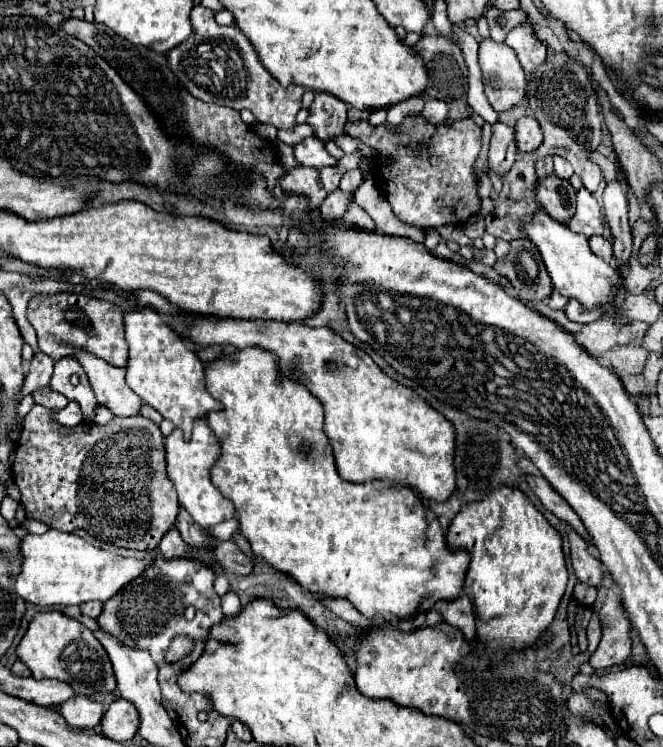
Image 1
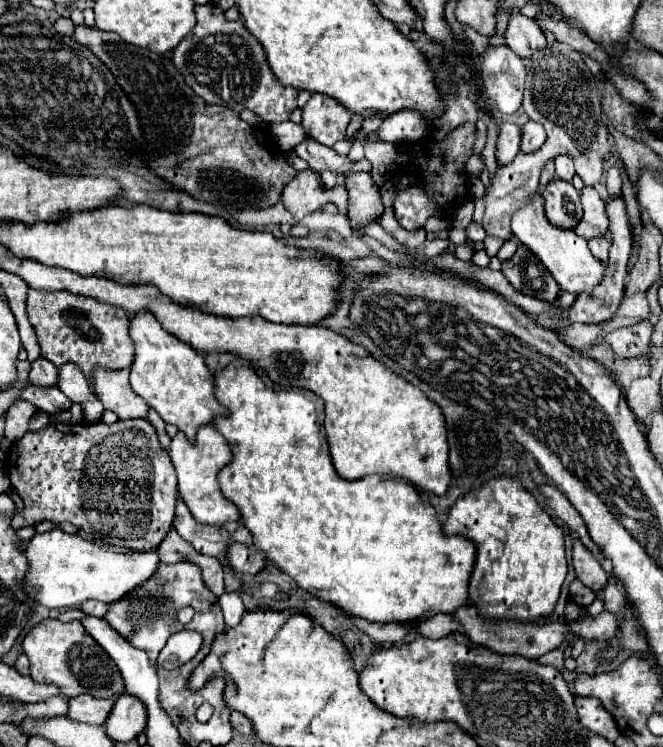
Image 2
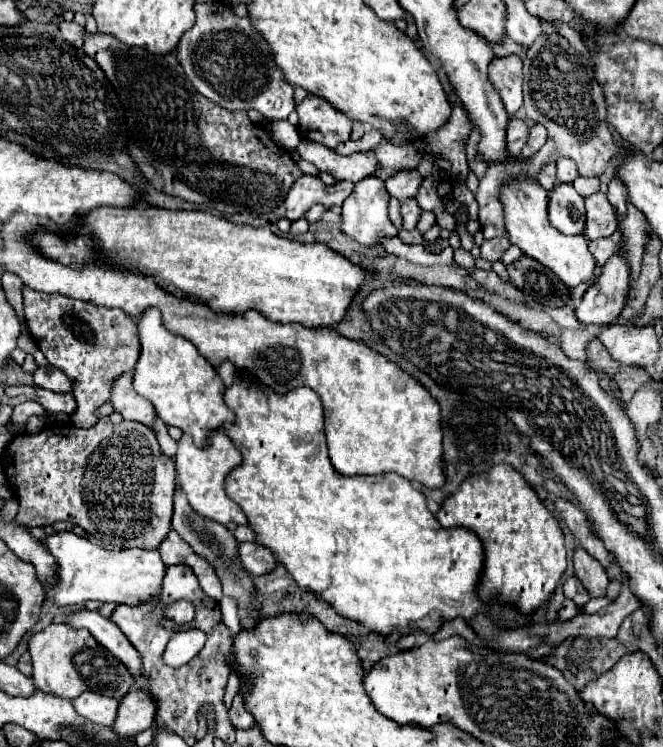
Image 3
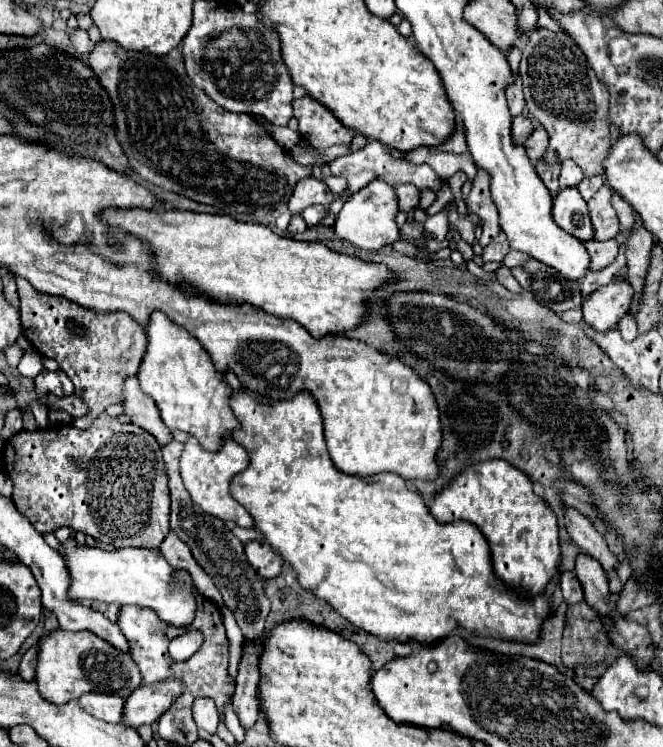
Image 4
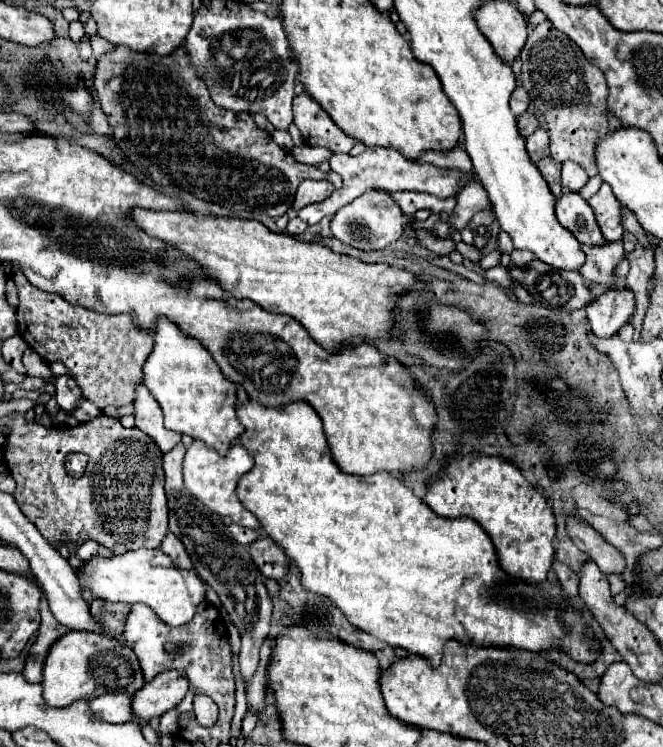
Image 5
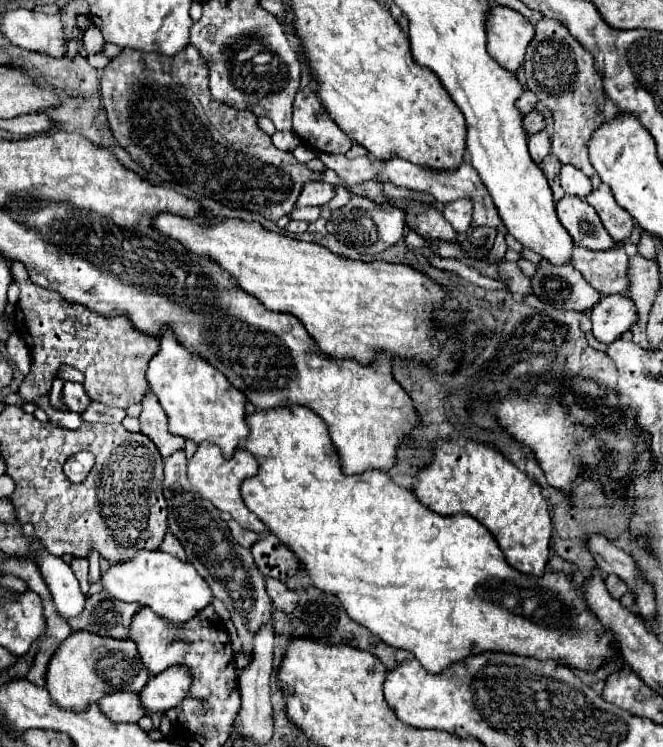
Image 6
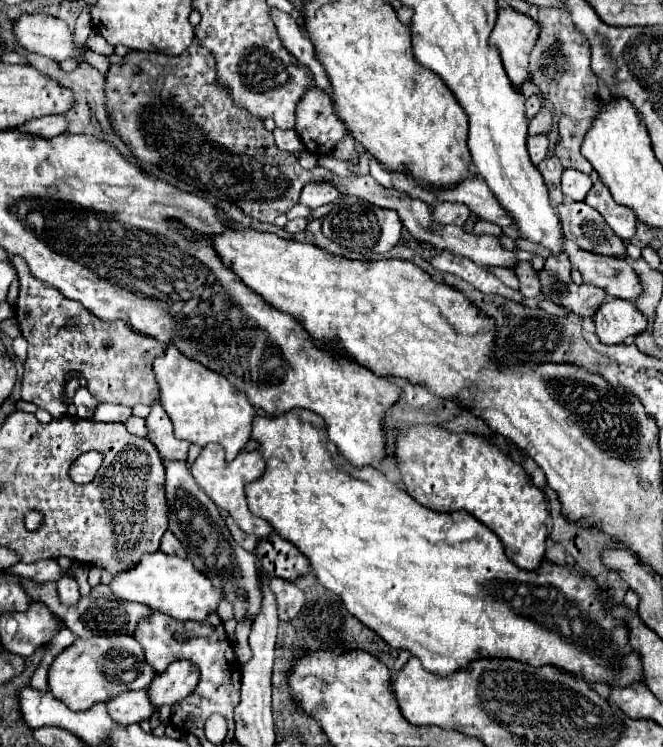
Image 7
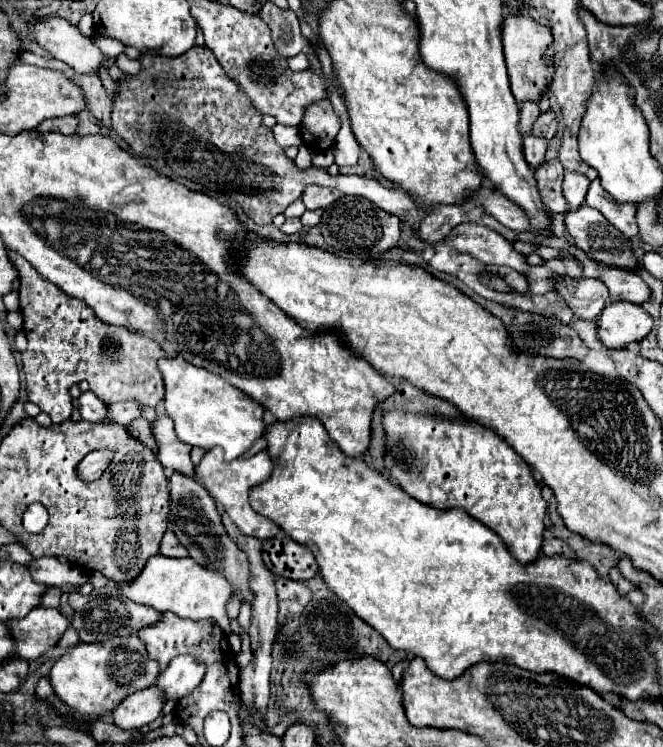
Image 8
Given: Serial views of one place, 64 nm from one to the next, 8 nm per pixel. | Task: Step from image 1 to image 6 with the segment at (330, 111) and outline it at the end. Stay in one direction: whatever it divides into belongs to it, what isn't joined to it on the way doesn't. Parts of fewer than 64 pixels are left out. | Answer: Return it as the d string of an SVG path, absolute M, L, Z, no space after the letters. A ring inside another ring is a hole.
M306 86L294 100L294 132L300 140L318 152L346 154L352 148L352 140L330 118L320 96L312 86Z

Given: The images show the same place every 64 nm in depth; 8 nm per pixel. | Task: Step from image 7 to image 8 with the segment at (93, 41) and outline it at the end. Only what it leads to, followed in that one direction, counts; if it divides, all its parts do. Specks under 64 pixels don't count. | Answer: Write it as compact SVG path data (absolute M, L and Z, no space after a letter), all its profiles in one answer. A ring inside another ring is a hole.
M96 36L96 44L100 44L100 50L110 56L110 58L116 58L118 54L124 52L124 44L118 42L118 40L106 40L106 38L98 38Z

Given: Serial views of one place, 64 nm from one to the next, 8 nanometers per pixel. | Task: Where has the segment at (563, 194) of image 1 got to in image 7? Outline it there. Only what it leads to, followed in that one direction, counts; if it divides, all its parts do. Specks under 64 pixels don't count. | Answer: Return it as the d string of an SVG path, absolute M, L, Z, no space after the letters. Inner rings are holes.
M564 202L558 208L558 216L564 234L570 240L576 240L582 250L602 256L626 258L626 242L616 236L600 212L590 208L586 202Z

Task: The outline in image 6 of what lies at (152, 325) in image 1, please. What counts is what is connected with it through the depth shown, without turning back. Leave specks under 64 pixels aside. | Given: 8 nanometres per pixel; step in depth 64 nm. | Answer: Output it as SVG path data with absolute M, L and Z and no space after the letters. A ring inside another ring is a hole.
M168 330L160 336L160 352L150 360L148 382L168 416L170 432L176 436L194 440L196 444L218 444L226 458L232 458L240 440L248 436L246 396L236 390L220 370L204 362L200 356L184 350Z

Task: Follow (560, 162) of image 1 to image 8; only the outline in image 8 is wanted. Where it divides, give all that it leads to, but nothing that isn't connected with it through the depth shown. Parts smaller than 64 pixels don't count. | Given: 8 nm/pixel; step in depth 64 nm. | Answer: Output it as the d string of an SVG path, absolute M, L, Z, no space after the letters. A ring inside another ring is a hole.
M566 172L562 188L564 188L564 196L568 200L568 206L572 210L578 210L584 204L584 196L588 192L588 184L590 184L590 180L584 174Z

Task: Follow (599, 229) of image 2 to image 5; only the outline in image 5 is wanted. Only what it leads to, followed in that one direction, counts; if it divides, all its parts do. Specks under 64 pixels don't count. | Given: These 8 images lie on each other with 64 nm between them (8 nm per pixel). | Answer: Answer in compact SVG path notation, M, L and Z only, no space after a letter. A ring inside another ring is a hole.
M602 184L602 188L588 200L588 204L596 214L596 220L604 232L604 238L608 242L622 240L622 234L624 234L622 208L616 196L612 196L612 188L608 188L608 184Z

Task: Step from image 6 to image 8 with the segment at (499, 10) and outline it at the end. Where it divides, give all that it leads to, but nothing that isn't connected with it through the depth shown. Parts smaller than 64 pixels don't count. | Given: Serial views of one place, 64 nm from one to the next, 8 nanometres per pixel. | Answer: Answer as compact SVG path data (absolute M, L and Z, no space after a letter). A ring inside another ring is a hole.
M506 16L504 26L502 26L502 42L504 42L504 54L506 54L512 94L516 98L516 102L518 104L540 102L540 98L548 90L550 80L554 78L552 62L544 60L544 54L546 54L548 46L552 44L550 28L538 24L530 16Z

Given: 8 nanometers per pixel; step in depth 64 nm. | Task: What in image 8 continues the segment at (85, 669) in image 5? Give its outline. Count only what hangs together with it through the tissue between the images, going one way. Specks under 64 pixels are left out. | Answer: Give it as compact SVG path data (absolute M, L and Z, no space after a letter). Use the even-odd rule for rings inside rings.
M138 636L110 640L104 644L78 644L52 668L50 682L56 696L78 714L106 718L130 694L156 684L160 668L150 660L146 644Z

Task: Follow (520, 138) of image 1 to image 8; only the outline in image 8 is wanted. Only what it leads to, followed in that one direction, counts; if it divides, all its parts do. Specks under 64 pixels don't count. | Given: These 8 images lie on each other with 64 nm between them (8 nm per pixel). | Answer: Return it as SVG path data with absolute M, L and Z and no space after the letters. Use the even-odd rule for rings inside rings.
M526 136L526 138L522 140L524 160L526 160L532 168L538 168L538 166L544 162L546 146L548 146L548 140L538 138L538 136Z

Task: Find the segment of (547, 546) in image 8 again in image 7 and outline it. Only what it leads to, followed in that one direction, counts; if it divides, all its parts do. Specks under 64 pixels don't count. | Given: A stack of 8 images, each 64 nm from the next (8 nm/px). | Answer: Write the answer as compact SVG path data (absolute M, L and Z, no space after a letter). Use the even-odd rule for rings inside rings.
M550 542L550 544L548 544L548 548L546 548L546 552L544 552L544 558L546 558L548 562L556 562L556 564L568 564L564 548L562 548L560 544L554 544L554 542Z

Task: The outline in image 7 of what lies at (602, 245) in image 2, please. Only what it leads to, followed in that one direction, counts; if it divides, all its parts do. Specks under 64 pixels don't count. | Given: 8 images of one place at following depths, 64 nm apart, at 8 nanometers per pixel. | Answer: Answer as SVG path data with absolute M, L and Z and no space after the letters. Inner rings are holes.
M563 234L564 252L570 256L572 266L580 270L584 282L596 284L604 288L604 292L612 298L636 300L642 294L642 284L632 270L630 260L612 260L612 256L592 256L592 252L584 252L572 240Z

